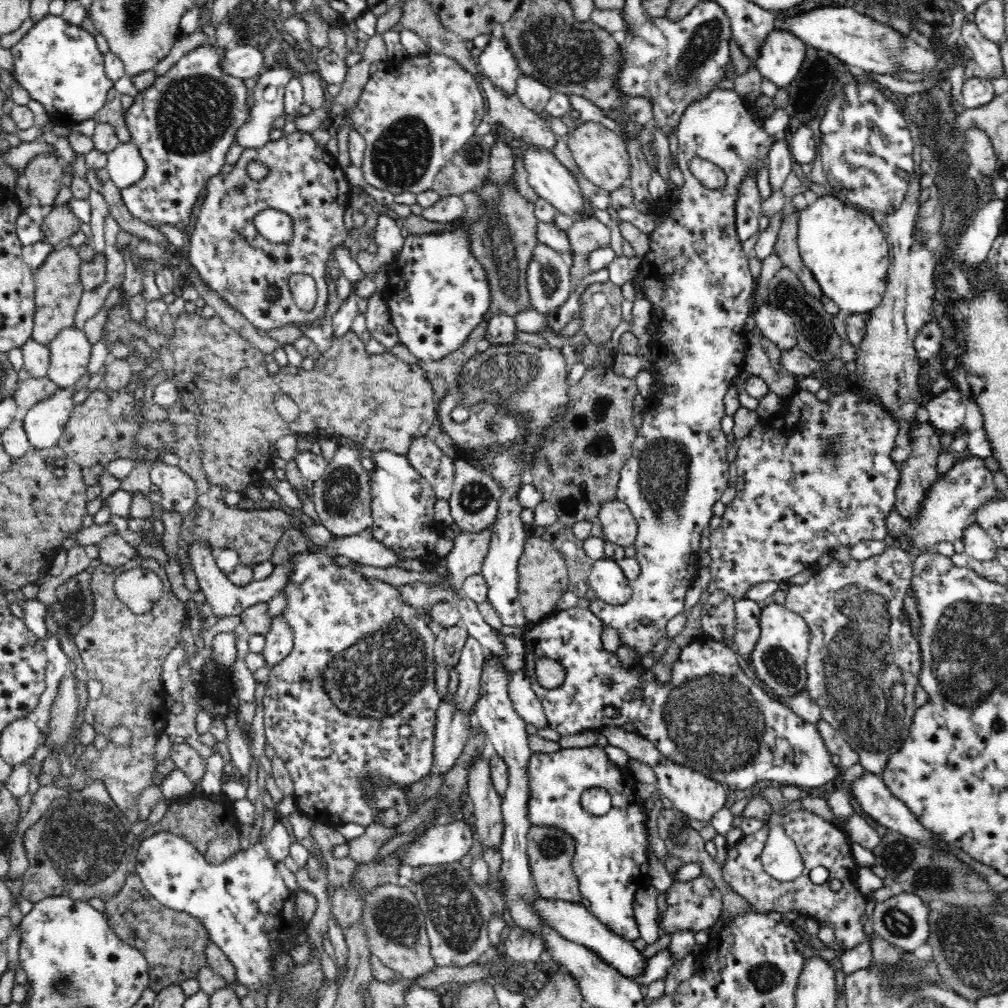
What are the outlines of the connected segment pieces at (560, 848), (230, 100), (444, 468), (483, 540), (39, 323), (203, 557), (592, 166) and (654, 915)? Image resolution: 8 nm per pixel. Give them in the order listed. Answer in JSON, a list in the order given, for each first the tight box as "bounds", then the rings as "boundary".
[{"bounds":[526,826,580,904],"boundary":[[[531,826],[526,836],[526,848],[531,876],[537,887],[538,897],[542,897],[546,901],[559,900],[580,904],[579,883],[571,863],[575,855],[574,840],[560,829]]]},{"bounds":[121,43,248,230],"boundary":[[[210,43],[192,50],[164,76],[157,78],[149,89],[139,92],[133,105],[125,112],[131,143],[138,147],[146,168],[140,180],[136,180],[132,186],[121,188],[121,195],[130,214],[150,226],[168,222],[184,230],[192,224],[192,210],[195,210],[198,198],[202,198],[207,180],[220,172],[224,164],[224,154],[230,144],[234,144],[236,128],[240,128],[248,118],[248,90],[242,79],[225,76],[221,70],[221,60],[222,54]]]},{"bounds":[405,438,454,500],"boundary":[[[417,438],[405,454],[410,464],[432,485],[438,499],[448,500],[454,480],[454,463],[434,442]]]},{"bounds":[430,524,493,589],"boundary":[[[493,524],[469,534],[456,535],[454,547],[446,556],[430,560],[432,568],[444,567],[448,573],[448,579],[454,589],[460,589],[464,580],[470,576],[481,574],[482,564],[488,555]]]},{"bounds":[31,245,85,346],"boundary":[[[70,245],[55,248],[44,260],[44,264],[33,274],[35,285],[35,316],[31,339],[43,346],[49,346],[52,340],[66,328],[73,327],[74,315],[78,309],[80,298],[85,292],[79,273],[81,259],[77,249]]]},{"bounds":[188,541,292,620],"boundary":[[[202,541],[192,543],[192,546],[188,547],[188,553],[190,553],[191,566],[193,566],[201,591],[217,620],[229,616],[240,617],[246,609],[261,607],[264,602],[274,598],[286,586],[286,578],[292,572],[290,565],[277,565],[274,566],[272,574],[266,579],[252,581],[246,586],[236,586],[222,570],[216,567],[217,552],[212,548],[207,548],[206,543],[202,543]]]},{"bounds":[566,121,630,192],"boundary":[[[584,121],[573,130],[567,130],[566,145],[572,151],[576,164],[581,168],[583,176],[599,188],[612,192],[628,183],[630,176],[630,155],[626,143],[618,133],[610,130],[601,122]]]},{"bounds":[633,883,659,944],"boundary":[[[648,883],[637,892],[633,902],[634,921],[640,937],[646,944],[652,944],[659,936],[656,922],[658,920],[656,892],[655,887]]]}]

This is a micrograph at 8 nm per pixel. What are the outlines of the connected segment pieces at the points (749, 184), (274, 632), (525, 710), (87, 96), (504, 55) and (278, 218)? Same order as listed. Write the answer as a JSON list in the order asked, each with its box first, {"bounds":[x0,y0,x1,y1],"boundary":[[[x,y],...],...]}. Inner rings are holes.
[{"bounds":[735,177,762,242],"boundary":[[[746,177],[736,203],[735,225],[738,238],[742,242],[752,238],[760,228],[760,216],[762,213],[762,198],[756,187],[756,177]]]},{"bounds":[262,614,293,669],"boundary":[[[282,614],[274,617],[270,630],[265,634],[265,645],[262,649],[264,655],[264,666],[271,669],[280,665],[285,658],[293,652],[292,631],[286,625]]]},{"bounds":[508,668,549,729],"boundary":[[[524,668],[509,678],[508,694],[515,711],[525,722],[533,724],[537,729],[549,726],[542,703],[530,687],[530,680],[526,677]]]},{"bounds":[9,13,113,127],"boundary":[[[48,13],[28,31],[28,34],[9,48],[14,65],[12,76],[18,87],[26,90],[31,99],[44,106],[51,122],[58,126],[72,127],[79,122],[92,118],[105,103],[107,92],[113,87],[112,81],[105,76],[105,60],[96,47],[96,41],[84,28],[70,24],[61,16]]]},{"bounds":[478,31,521,97],"boundary":[[[499,31],[492,32],[492,35],[494,37],[489,40],[478,58],[480,71],[502,95],[509,97],[515,93],[521,71],[504,37],[500,37]]]},{"bounds":[254,208,294,245],"boundary":[[[277,208],[260,210],[254,216],[254,228],[255,232],[274,245],[289,243],[294,236],[293,218]]]}]

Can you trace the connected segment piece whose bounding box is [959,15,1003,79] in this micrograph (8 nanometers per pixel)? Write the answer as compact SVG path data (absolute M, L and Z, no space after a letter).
M966 15L962 21L960 42L963 42L968 50L971 52L971 56L982 67L989 76L993 76L994 79L1003 77L1003 63L1000 48L998 43L988 40L979 30L977 24L974 21L966 19Z

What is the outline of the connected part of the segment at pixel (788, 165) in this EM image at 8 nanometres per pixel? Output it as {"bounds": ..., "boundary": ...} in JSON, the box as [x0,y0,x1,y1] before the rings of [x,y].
{"bounds":[768,131,794,193],"boundary":[[[779,131],[776,134],[777,143],[770,147],[768,156],[768,176],[769,185],[772,193],[781,190],[786,176],[792,170],[794,162],[792,153],[790,153],[788,134],[785,131]]]}

